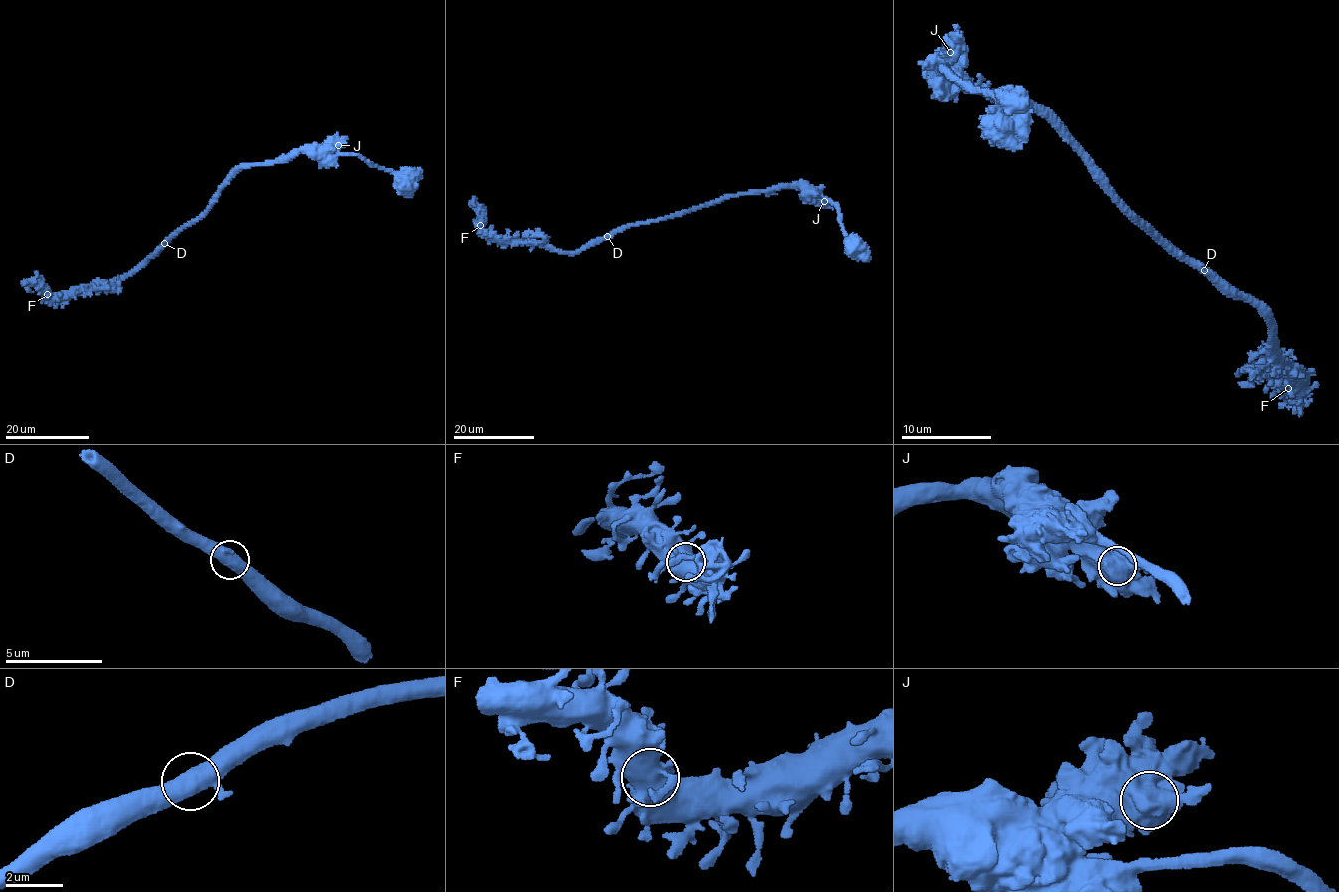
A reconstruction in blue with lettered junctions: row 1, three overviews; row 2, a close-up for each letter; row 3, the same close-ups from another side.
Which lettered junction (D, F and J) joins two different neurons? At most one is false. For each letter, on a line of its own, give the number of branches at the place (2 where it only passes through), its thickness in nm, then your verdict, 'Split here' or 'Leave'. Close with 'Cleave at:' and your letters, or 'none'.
D: Branches: 3. Thickness 500 nm. Leave
F: Branches: 4. Thickness 900 nm. Leave
J: Branches: 3. Thickness 700 nm. Leave
Cleave at: none

